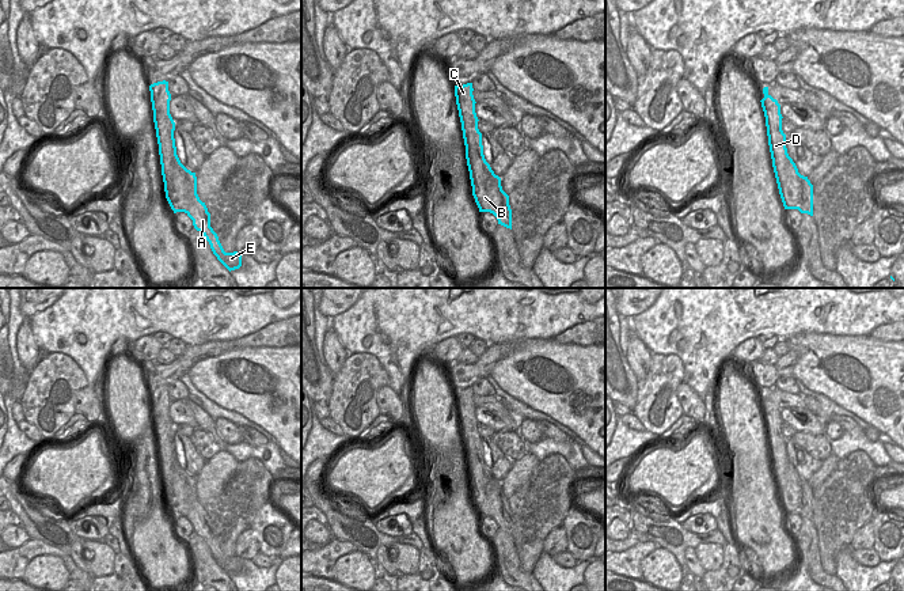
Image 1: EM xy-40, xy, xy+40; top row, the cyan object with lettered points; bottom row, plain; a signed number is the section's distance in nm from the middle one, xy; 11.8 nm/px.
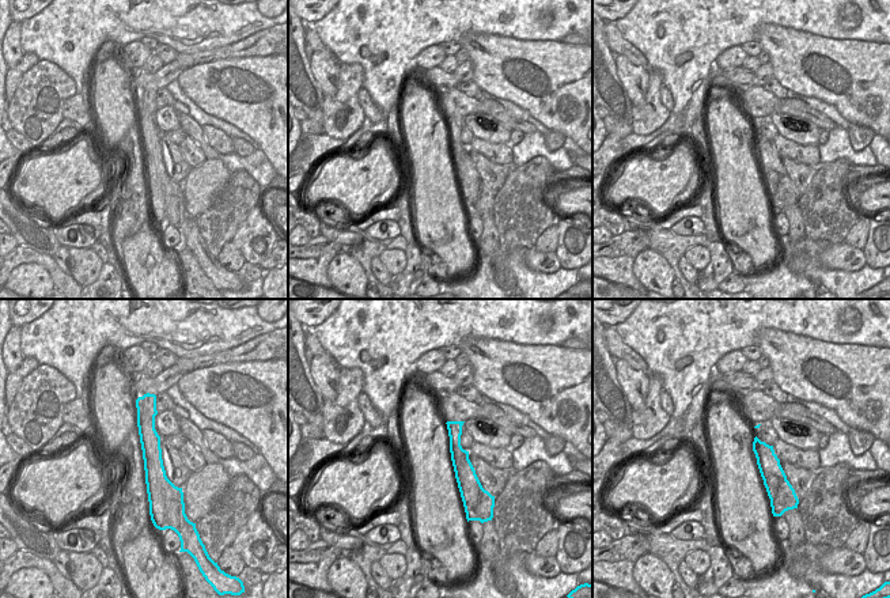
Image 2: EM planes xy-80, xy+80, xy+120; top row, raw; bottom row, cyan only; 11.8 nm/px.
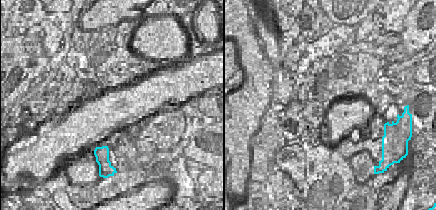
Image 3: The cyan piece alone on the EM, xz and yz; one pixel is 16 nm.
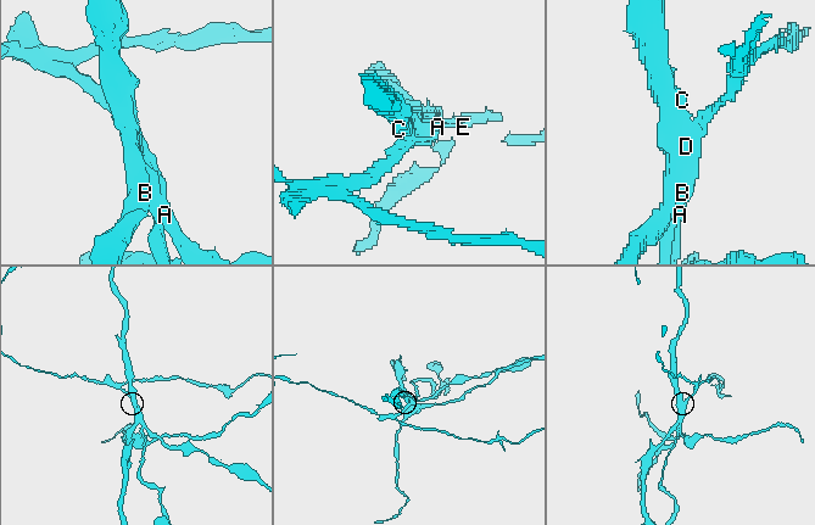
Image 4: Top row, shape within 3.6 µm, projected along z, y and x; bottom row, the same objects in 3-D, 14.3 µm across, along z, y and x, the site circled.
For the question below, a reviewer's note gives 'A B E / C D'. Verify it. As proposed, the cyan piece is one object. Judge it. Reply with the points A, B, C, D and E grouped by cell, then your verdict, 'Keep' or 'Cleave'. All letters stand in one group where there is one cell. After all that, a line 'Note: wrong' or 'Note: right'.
Groups: A B E / C D. Cleave.
Note: right

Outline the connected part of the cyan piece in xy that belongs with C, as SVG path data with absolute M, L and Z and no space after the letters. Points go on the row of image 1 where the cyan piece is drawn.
M472 83L455 86L456 105L462 122L463 139L466 145L466 159L470 171L471 183L475 182L475 158L483 151L482 133L478 129L478 117L475 113L475 99L472 95Z

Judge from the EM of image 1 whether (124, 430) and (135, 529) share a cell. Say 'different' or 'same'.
same

